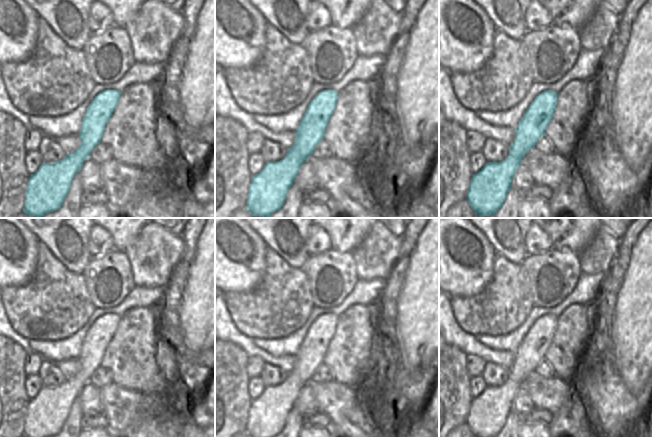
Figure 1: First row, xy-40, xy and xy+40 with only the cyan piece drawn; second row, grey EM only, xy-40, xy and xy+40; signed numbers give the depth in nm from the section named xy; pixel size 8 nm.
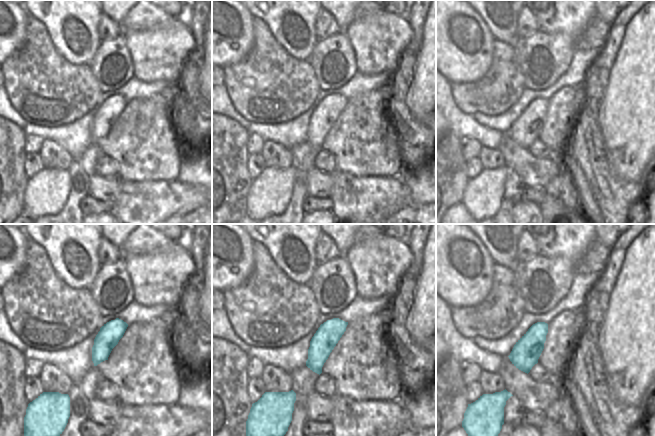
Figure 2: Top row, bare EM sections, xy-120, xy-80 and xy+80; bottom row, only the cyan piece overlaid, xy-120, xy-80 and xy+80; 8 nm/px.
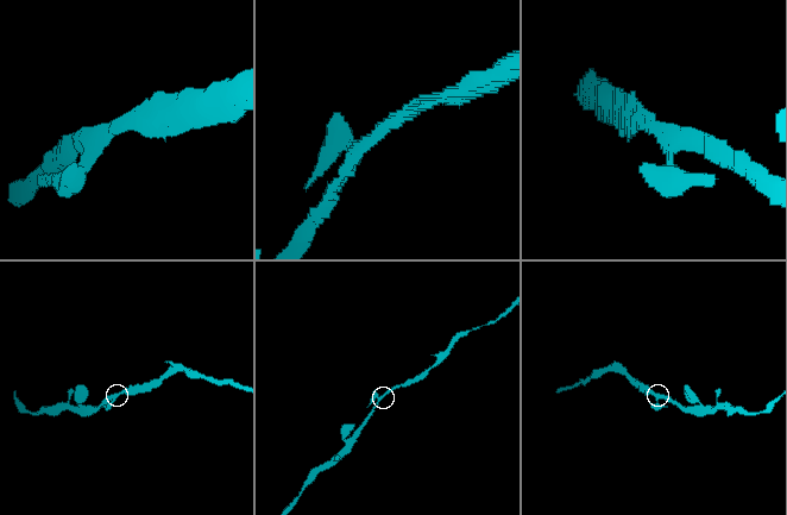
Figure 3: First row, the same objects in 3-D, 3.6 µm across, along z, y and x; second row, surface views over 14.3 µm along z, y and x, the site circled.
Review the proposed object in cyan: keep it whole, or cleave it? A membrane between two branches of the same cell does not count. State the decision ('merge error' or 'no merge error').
no merge error

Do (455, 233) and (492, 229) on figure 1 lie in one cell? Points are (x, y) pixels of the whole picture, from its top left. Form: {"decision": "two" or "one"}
{"decision": "two"}

